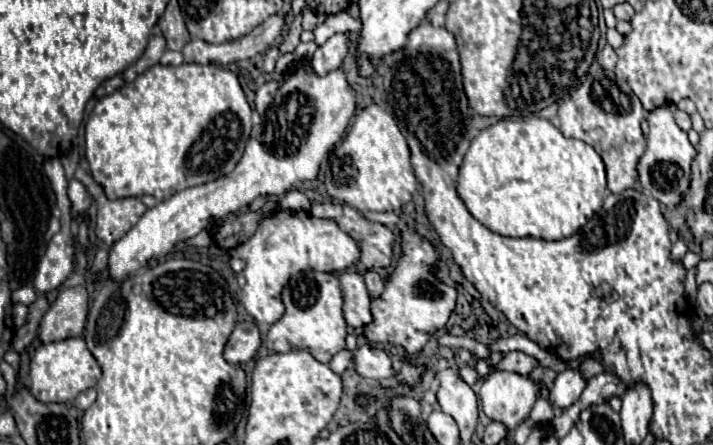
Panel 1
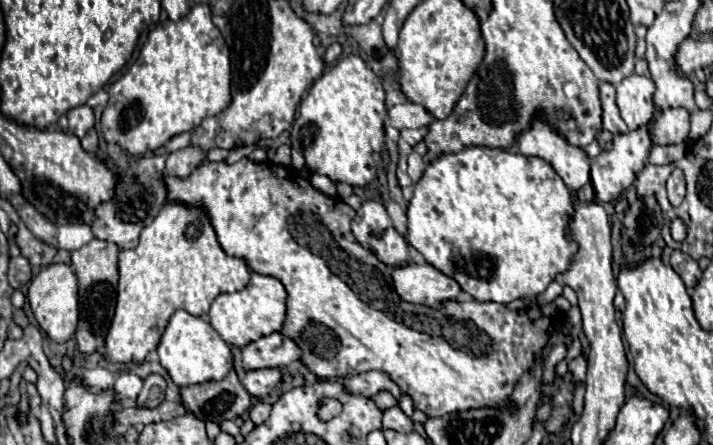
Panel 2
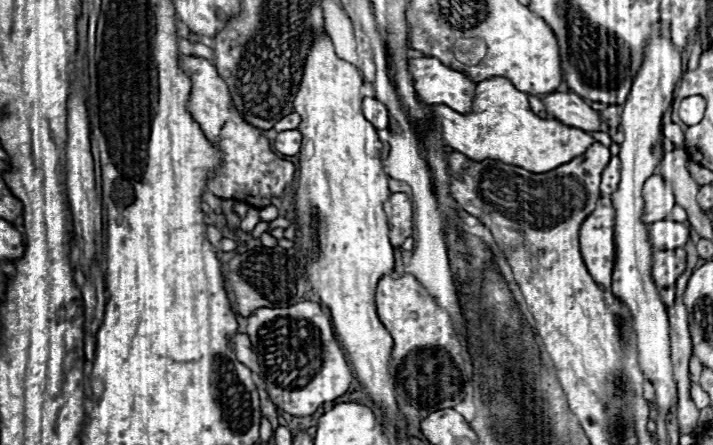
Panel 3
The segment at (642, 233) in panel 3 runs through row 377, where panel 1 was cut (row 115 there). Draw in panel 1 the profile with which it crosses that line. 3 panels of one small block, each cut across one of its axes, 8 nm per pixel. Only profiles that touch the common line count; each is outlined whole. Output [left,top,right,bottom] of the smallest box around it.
[638,106,696,206]

